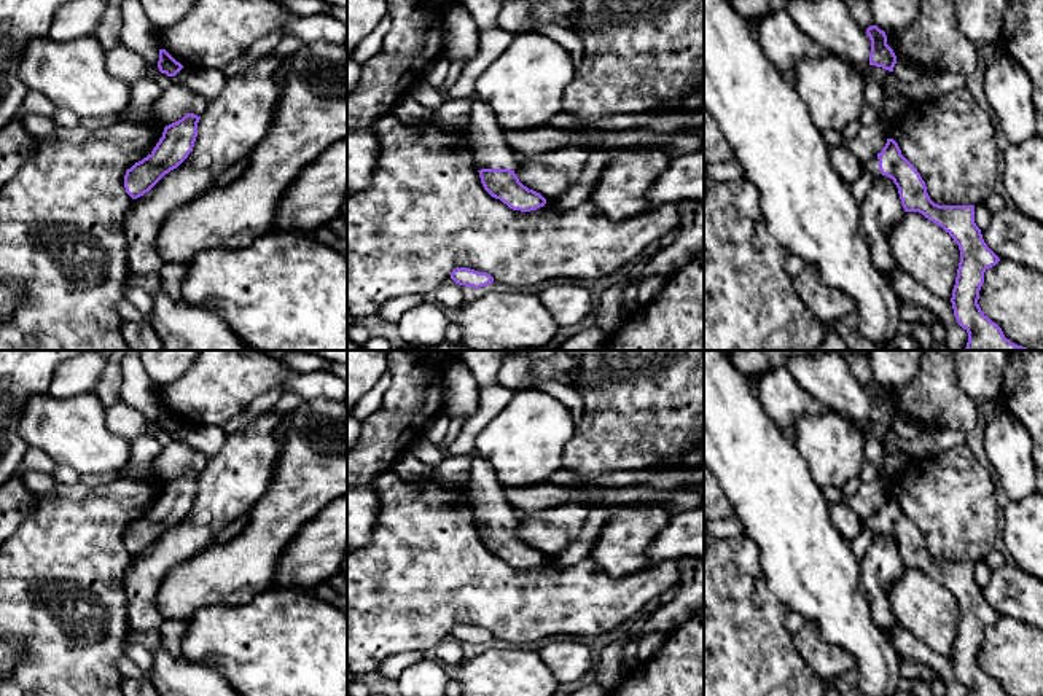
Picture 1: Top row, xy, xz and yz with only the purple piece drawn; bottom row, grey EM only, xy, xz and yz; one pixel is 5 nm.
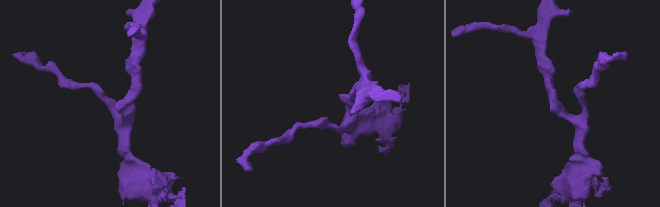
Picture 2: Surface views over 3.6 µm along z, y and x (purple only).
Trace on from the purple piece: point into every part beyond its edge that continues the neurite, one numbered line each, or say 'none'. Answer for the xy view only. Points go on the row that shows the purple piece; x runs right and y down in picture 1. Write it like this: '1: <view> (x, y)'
none

